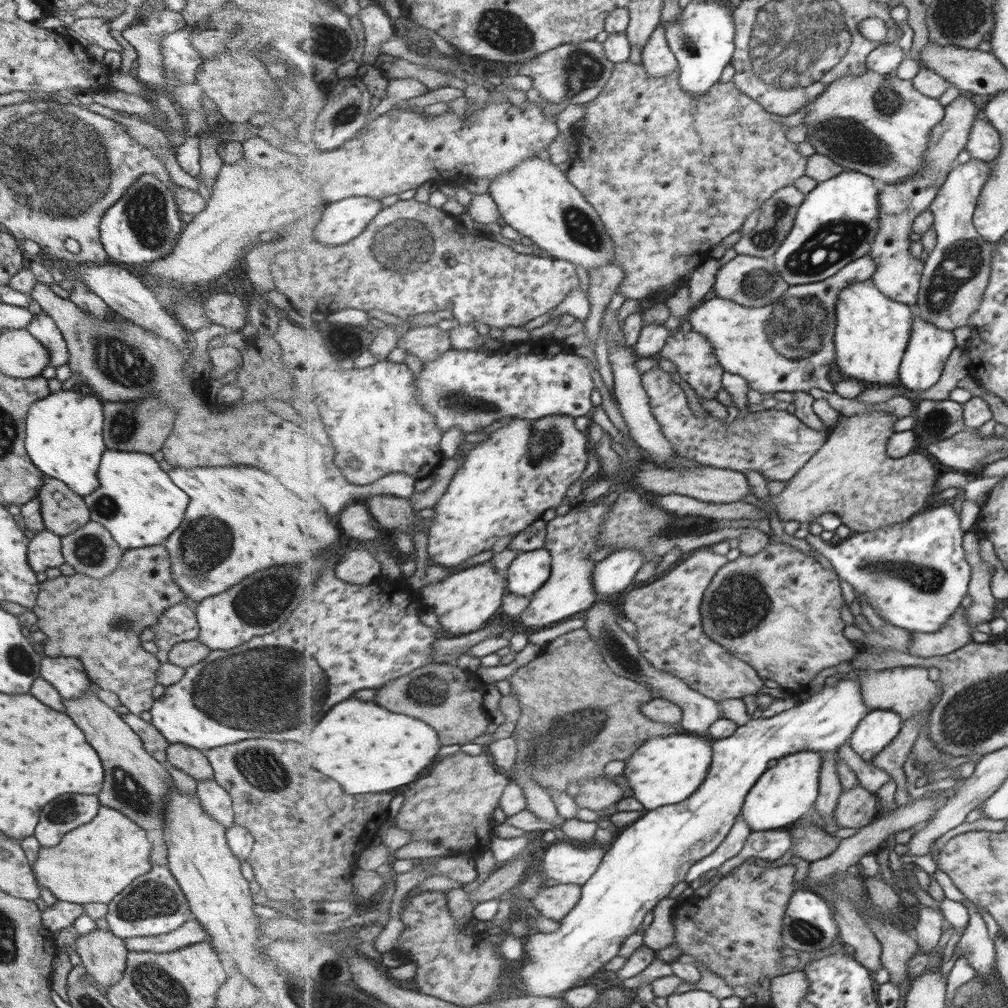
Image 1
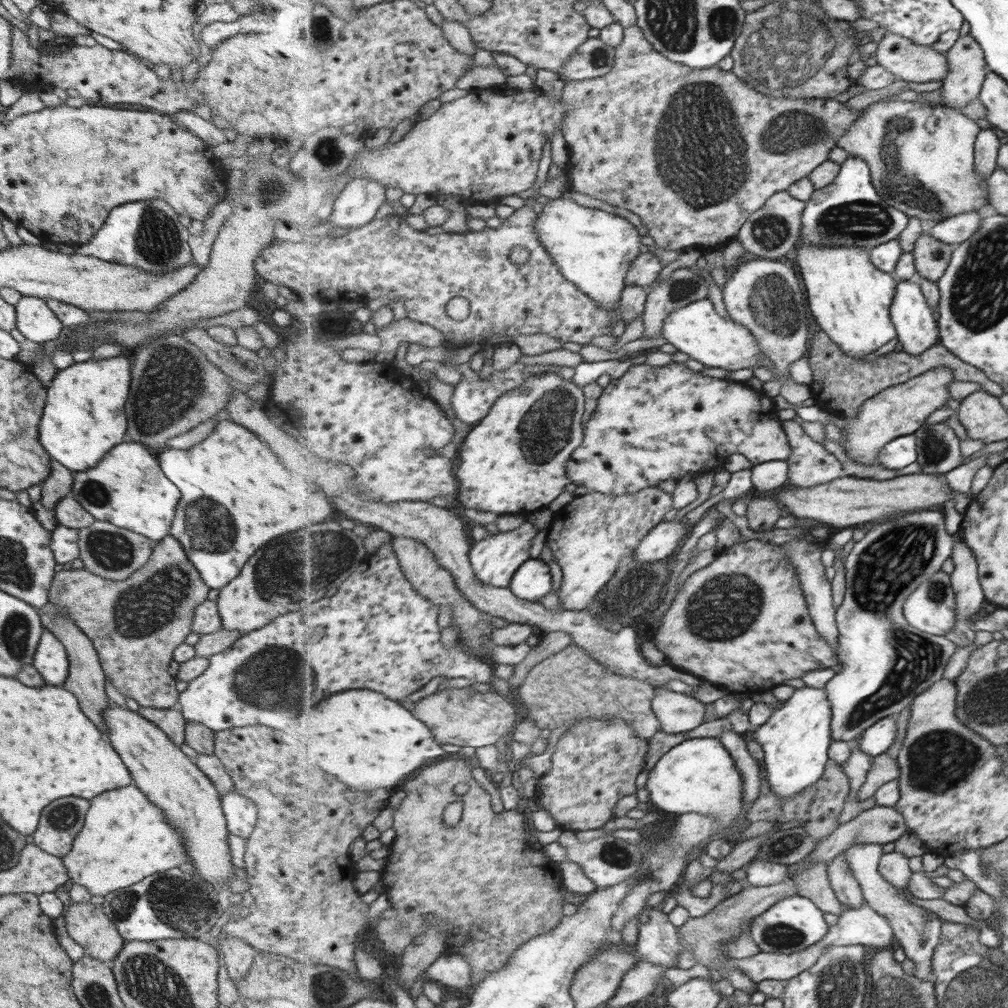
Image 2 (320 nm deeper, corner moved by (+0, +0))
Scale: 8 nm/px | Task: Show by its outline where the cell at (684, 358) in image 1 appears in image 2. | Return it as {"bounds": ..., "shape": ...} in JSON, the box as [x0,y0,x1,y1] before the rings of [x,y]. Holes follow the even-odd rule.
{"bounds":[567,362,791,494],"shape":[[[646,362],[640,365],[632,365],[629,372],[622,378],[611,380],[604,388],[603,394],[600,396],[598,407],[592,414],[592,417],[585,423],[586,434],[583,444],[574,452],[574,458],[567,464],[567,474],[575,485],[586,487],[589,492],[600,492],[603,494],[631,494],[639,492],[648,486],[659,486],[661,482],[674,479],[676,482],[686,476],[703,474],[704,472],[713,471],[718,466],[726,466],[728,458],[733,454],[739,454],[747,457],[754,465],[763,464],[763,462],[771,462],[772,460],[786,461],[791,454],[790,440],[787,437],[786,430],[783,428],[782,420],[779,419],[779,412],[775,409],[773,397],[765,393],[763,390],[755,390],[748,387],[745,383],[735,383],[728,380],[713,378],[713,376],[703,376],[695,370],[689,370],[683,363],[672,362],[671,364],[655,368]]]}

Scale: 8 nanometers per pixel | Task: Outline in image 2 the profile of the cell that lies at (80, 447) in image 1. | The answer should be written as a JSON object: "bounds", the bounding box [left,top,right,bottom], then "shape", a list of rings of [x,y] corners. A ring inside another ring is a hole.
{"bounds":[38,356,131,472],"shape":[[[131,356],[74,362],[59,370],[45,385],[46,397],[38,424],[39,446],[71,472],[90,469],[125,436],[125,406],[130,382]]]}

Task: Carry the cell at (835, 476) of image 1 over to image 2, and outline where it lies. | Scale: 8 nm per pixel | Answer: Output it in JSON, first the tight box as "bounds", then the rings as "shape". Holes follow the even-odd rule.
{"bounds":[842,368,955,465],"shape":[[[938,368],[929,370],[929,372],[922,376],[913,378],[913,380],[907,381],[904,384],[891,386],[891,388],[887,388],[882,393],[866,400],[860,408],[858,416],[855,418],[845,418],[847,428],[844,430],[845,437],[843,437],[842,447],[847,457],[852,461],[864,465],[879,464],[880,460],[877,459],[877,454],[881,454],[882,450],[897,438],[908,436],[919,430],[933,412],[937,412],[939,408],[944,408],[947,400],[951,398],[949,386],[955,381],[953,370]]]}

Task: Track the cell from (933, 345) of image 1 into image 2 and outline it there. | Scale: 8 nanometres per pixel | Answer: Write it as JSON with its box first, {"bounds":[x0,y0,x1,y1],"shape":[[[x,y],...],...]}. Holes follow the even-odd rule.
{"bounds":[891,279,940,354],"shape":[[[915,279],[898,281],[891,319],[897,328],[898,342],[907,354],[925,354],[940,343],[938,316],[927,304],[927,297]]]}

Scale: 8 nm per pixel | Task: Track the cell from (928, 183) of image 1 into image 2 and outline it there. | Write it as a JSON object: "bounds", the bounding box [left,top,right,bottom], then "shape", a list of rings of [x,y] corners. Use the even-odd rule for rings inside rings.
{"bounds":[941,34,989,111],"shape":[[[969,34],[959,37],[946,55],[950,61],[950,73],[941,87],[943,105],[960,111],[978,95],[989,70],[980,46]]]}

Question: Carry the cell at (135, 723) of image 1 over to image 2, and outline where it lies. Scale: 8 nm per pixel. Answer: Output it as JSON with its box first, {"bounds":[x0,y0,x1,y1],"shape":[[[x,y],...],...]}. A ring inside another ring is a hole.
{"bounds":[136,706,186,746],"shape":[[[139,706],[136,713],[145,720],[152,722],[158,729],[161,729],[175,746],[179,746],[184,742],[186,720],[177,707],[171,709],[152,709],[151,707]]]}

